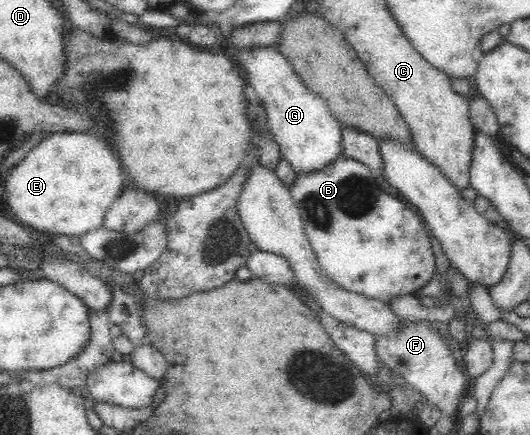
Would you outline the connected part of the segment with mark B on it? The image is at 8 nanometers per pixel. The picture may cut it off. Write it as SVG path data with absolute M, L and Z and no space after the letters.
M336 157L328 167L322 167L316 173L297 173L290 191L316 258L320 260L320 268L345 291L388 303L400 295L419 293L431 278L436 261L431 237L423 229L423 219L401 200L384 194L376 181L376 174L368 165L350 157Z

